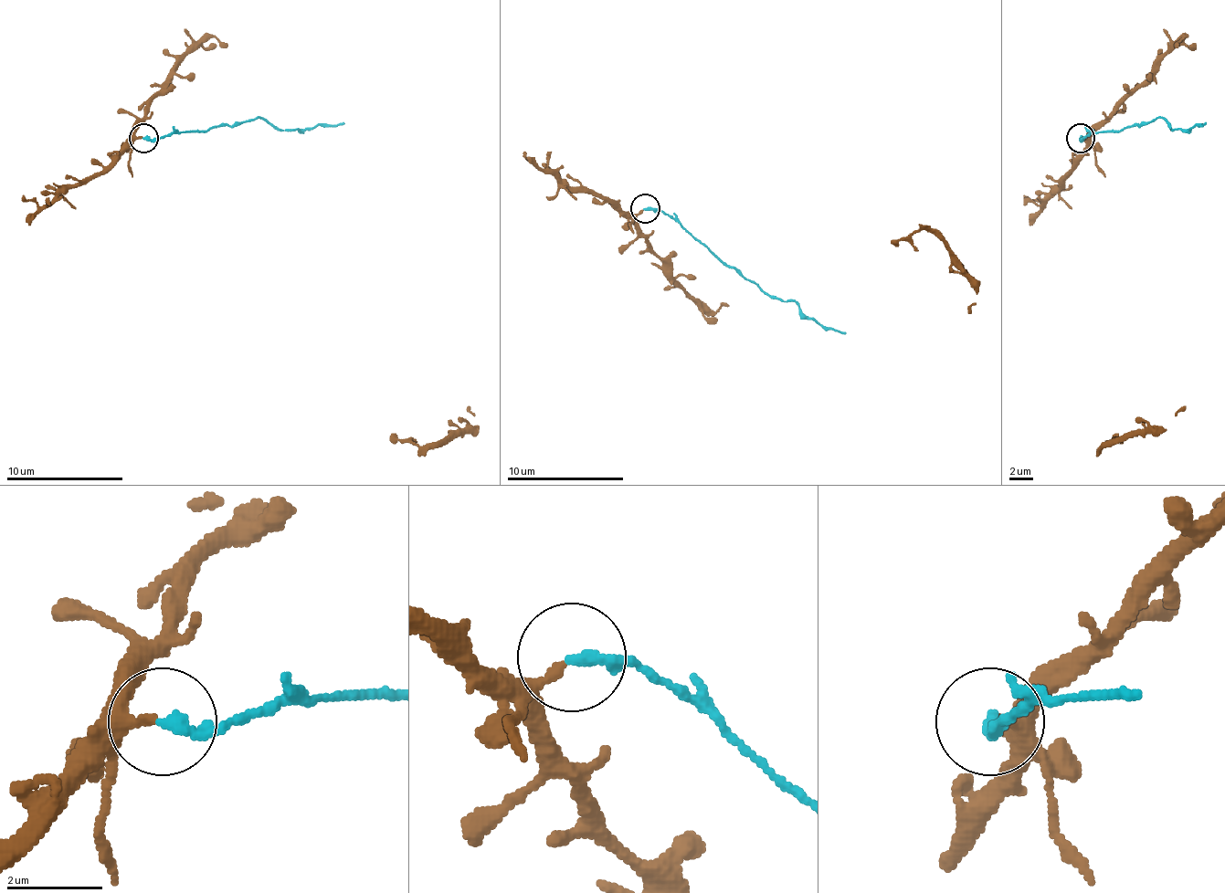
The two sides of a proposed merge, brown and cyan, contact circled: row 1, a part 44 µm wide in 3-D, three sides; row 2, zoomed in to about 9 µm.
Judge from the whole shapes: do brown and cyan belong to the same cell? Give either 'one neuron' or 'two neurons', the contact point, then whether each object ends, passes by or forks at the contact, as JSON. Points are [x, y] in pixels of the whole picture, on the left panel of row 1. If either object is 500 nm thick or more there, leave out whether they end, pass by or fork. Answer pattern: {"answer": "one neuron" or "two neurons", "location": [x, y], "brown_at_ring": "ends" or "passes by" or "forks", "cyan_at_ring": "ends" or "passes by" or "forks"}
{"answer": "two neurons", "location": [143, 138], "brown_at_ring": "ends", "cyan_at_ring": "ends"}

